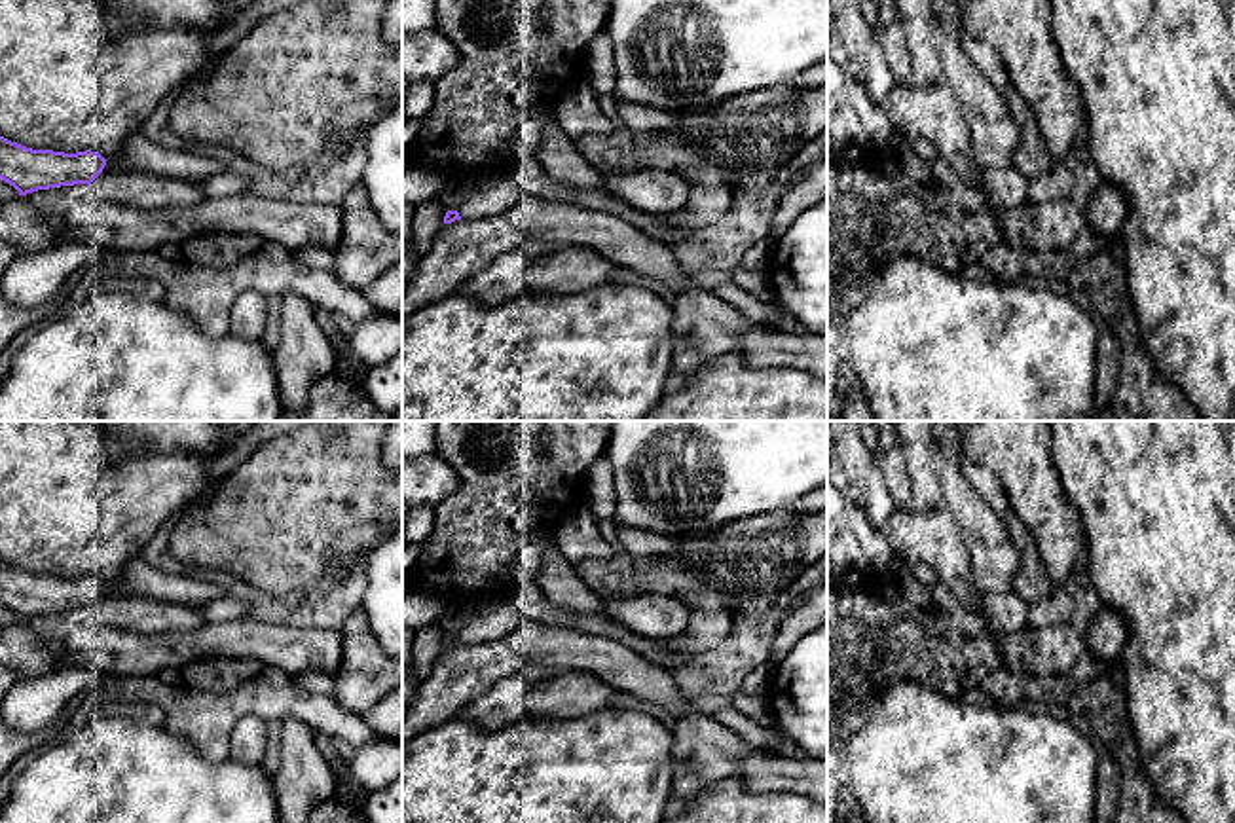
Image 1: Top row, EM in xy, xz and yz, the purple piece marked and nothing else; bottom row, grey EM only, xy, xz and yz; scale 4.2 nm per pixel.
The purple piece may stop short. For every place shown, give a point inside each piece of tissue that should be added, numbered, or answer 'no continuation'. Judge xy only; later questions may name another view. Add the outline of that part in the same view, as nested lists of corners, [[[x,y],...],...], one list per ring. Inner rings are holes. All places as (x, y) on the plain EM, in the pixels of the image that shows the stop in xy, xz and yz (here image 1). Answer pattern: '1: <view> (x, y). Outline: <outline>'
1: xy (139, 613). Outline: [[[106,588],[102,597],[89,609],[89,622],[131,633],[161,633],[195,630],[207,620],[192,605]]]

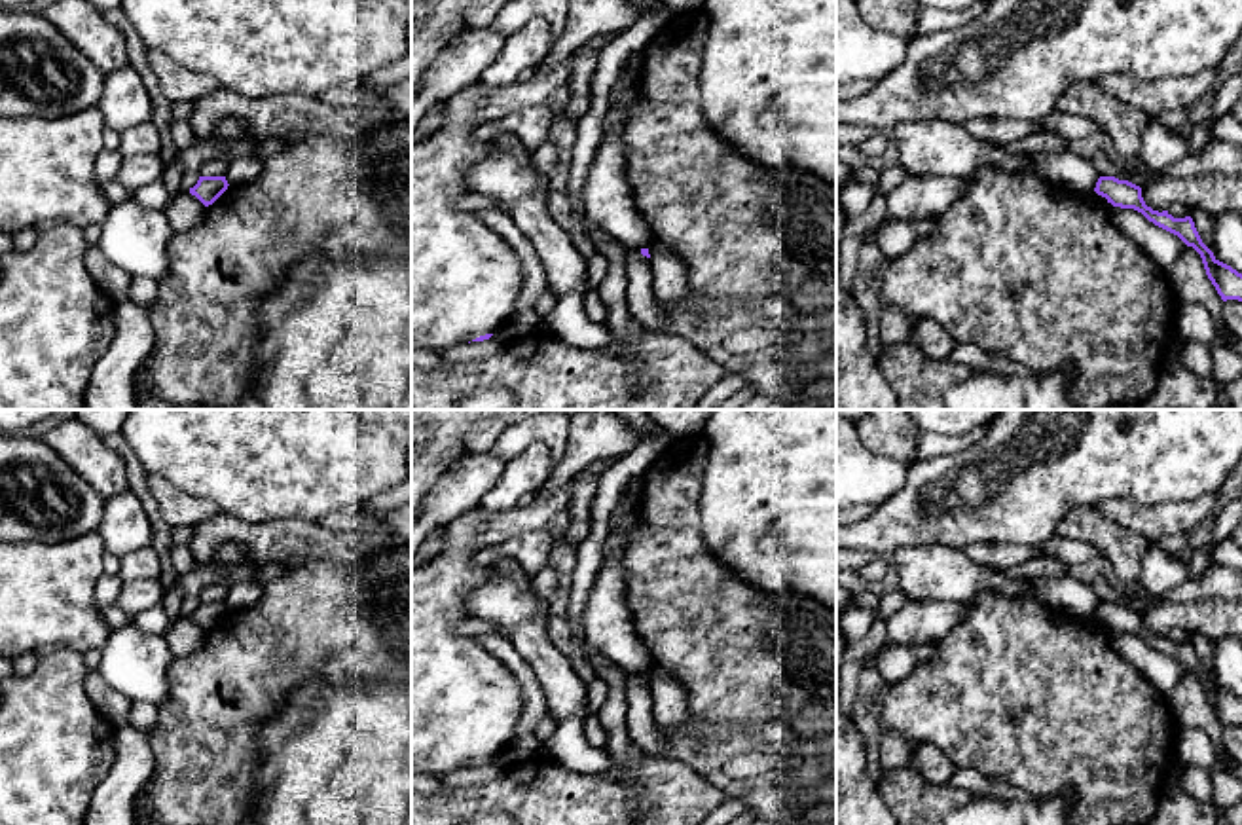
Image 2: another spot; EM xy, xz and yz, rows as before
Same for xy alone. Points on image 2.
no continuation

